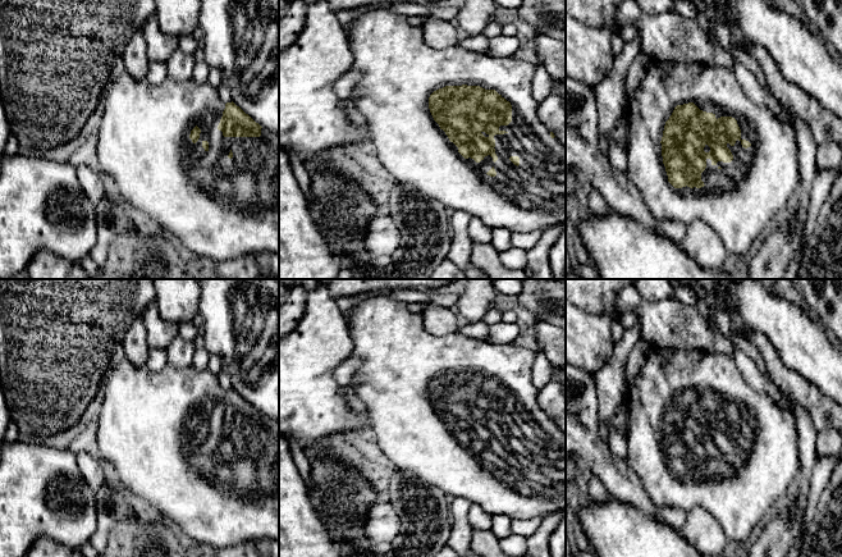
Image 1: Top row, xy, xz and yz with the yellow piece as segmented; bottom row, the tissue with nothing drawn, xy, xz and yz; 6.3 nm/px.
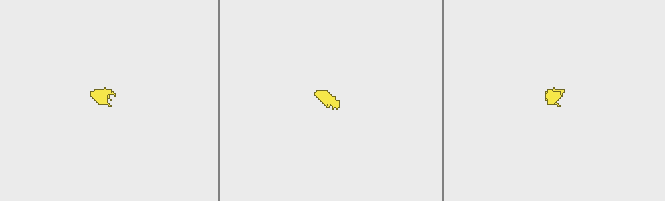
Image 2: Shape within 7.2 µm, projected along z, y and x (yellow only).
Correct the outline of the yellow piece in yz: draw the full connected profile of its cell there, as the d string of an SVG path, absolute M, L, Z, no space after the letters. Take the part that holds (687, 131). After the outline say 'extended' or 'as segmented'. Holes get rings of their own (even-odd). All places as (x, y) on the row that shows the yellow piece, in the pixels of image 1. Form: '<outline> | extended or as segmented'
M649 60L644 79L633 97L627 102L624 113L630 125L628 145L626 147L626 175L637 188L647 210L658 223L673 220L688 225L694 220L701 220L718 234L728 254L747 257L760 237L787 214L797 198L796 191L800 187L801 178L793 132L782 124L767 108L754 102L729 69L697 63L658 63Z | extended

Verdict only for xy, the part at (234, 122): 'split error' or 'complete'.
split error

